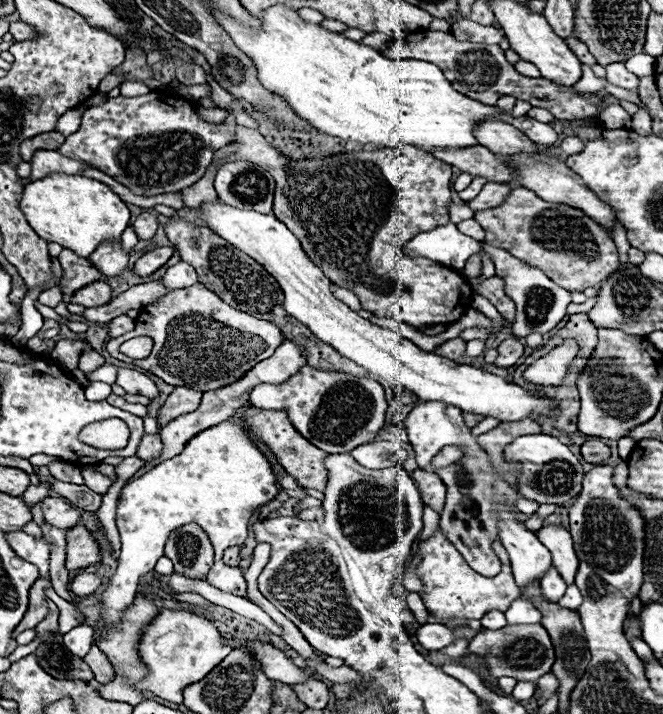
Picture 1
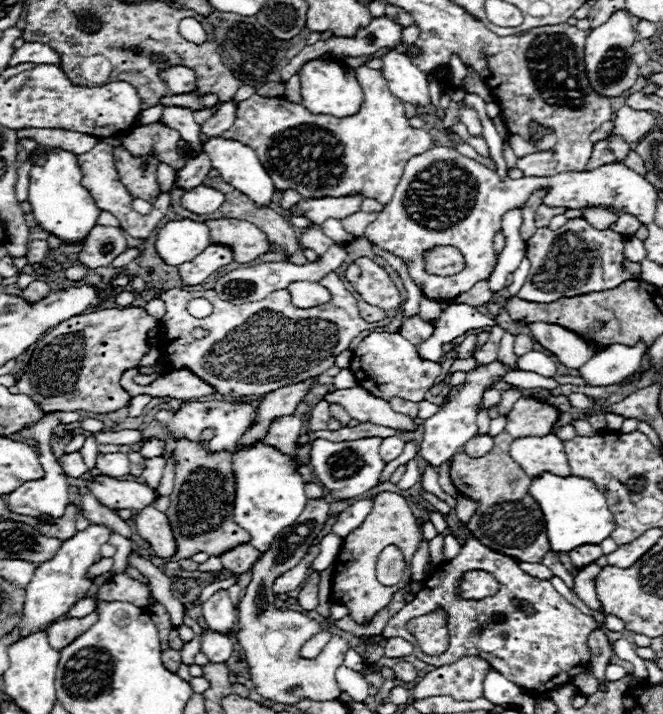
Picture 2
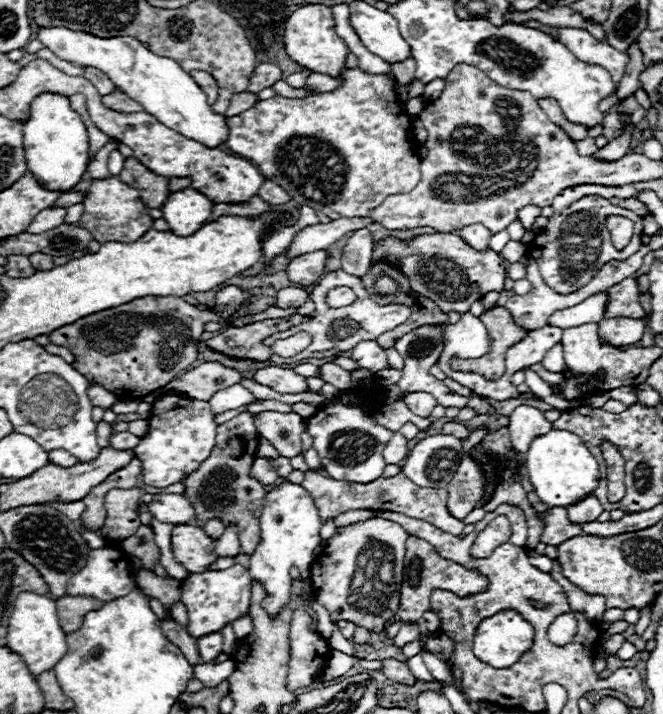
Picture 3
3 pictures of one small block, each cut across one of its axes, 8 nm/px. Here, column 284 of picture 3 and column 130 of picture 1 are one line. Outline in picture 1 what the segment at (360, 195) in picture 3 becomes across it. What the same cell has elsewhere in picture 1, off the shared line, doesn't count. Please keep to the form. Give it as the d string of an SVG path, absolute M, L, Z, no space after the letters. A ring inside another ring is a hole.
M148 92L136 98L118 96L88 108L78 132L66 136L58 152L102 170L134 194L158 196L178 192L200 180L214 152L234 138L234 126L232 116L222 126L204 122L190 102L164 96L164 92Z

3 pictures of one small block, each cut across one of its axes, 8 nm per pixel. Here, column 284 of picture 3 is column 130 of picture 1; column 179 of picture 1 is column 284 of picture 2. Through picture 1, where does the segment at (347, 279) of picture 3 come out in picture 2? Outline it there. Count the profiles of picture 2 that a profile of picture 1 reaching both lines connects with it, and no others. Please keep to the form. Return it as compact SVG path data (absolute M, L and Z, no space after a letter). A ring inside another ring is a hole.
M330 272L319 283L332 292L332 300L316 308L304 309L292 306L287 289L274 291L260 302L240 306L220 300L214 290L188 292L174 288L156 294L166 304L166 316L162 318L162 340L170 340L164 346L164 368L170 370L186 366L202 380L212 384L220 394L264 396L282 386L320 376L334 366L336 356L348 350L350 342L362 330L374 330L392 322L391 317L376 324L364 322L358 314L356 298L344 288L342 278L336 272ZM192 298L210 300L214 304L214 312L206 318L190 316L186 304ZM194 328L208 330L208 336L196 340L192 336Z

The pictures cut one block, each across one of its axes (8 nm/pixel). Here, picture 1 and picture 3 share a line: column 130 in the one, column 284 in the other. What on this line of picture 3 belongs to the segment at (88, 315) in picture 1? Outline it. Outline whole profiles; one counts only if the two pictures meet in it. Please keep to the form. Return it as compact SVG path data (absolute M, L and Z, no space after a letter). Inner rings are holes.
M298 286L282 288L282 290L276 294L276 304L278 304L278 308L298 308L298 306L302 306L306 300L308 300L308 292L306 292L304 288L298 288Z

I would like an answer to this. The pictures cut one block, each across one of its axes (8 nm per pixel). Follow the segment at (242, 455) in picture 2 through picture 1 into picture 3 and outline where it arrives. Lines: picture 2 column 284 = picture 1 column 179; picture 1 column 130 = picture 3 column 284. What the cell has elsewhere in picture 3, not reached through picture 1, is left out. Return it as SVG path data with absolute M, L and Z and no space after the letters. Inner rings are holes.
M284 480L270 492L266 492L262 514L260 514L260 542L256 552L250 556L250 576L260 580L268 588L268 600L264 600L264 610L270 616L276 616L280 608L290 602L290 568L296 566L304 578L310 576L310 568L314 562L314 548L320 544L320 516L314 506L310 494L300 486Z

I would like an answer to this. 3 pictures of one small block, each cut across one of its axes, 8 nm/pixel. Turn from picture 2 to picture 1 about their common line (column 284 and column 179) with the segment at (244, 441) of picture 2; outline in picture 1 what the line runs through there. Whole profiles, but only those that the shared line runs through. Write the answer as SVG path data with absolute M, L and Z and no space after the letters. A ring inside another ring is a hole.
M176 386L166 404L160 408L158 418L160 424L168 424L168 420L174 420L174 416L182 416L188 412L194 412L202 400L202 392L186 388L186 386Z

